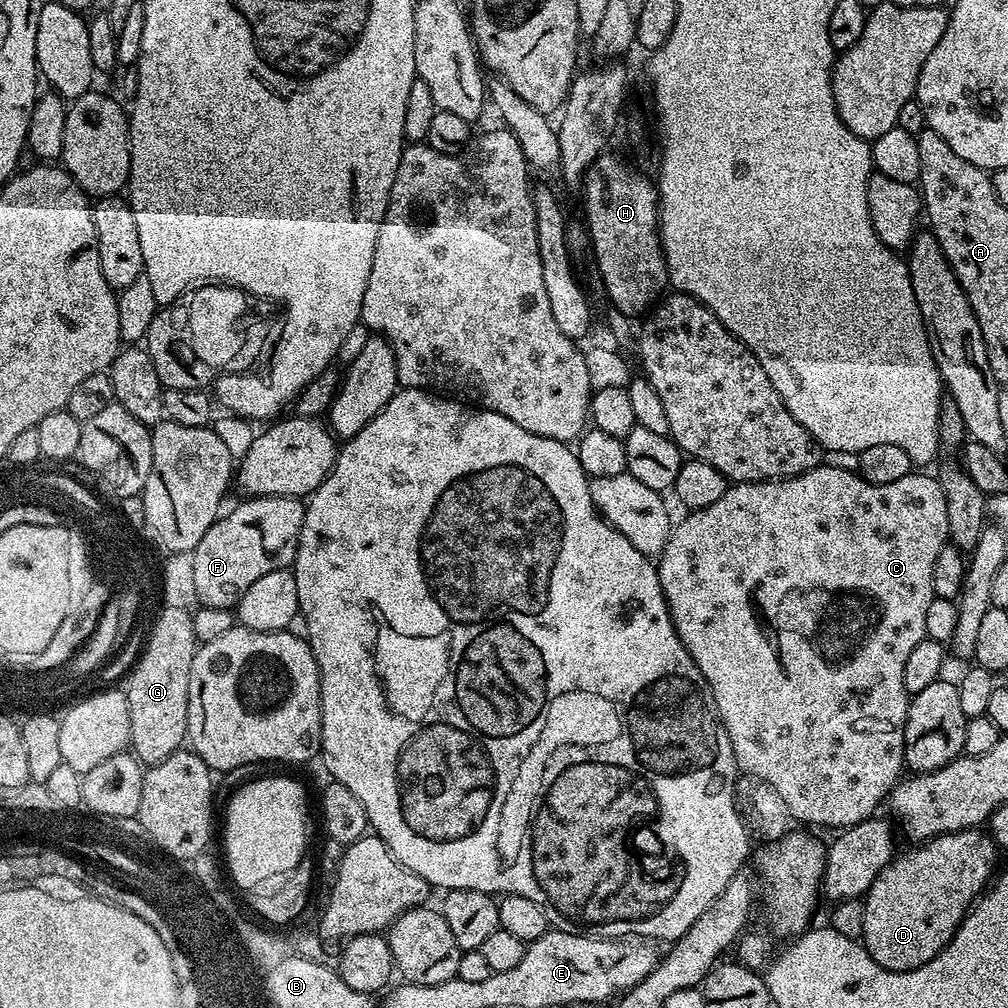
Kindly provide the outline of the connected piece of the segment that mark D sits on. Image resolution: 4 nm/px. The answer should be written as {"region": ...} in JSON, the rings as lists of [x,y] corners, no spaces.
{"region":[[[979,827],[935,836],[933,840],[917,843],[909,852],[903,852],[880,871],[878,878],[874,878],[862,900],[865,906],[862,943],[874,962],[891,972],[909,972],[940,953],[954,938],[956,928],[970,911],[970,905],[989,887],[998,868],[997,846],[987,831]]]}

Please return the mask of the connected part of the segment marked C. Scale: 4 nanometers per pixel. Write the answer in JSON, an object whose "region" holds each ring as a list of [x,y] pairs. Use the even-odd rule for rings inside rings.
{"region":[[[817,466],[784,480],[733,483],[725,487],[722,498],[718,498],[714,506],[689,511],[688,517],[673,527],[666,546],[658,557],[656,573],[662,586],[662,594],[668,603],[672,625],[682,646],[686,646],[692,661],[698,666],[698,670],[702,670],[702,678],[706,678],[714,694],[724,734],[730,738],[730,746],[734,750],[737,769],[745,777],[768,783],[787,806],[789,817],[793,821],[806,823],[803,824],[806,826],[814,824],[843,830],[868,820],[877,813],[876,808],[882,800],[885,801],[891,795],[905,771],[904,727],[910,697],[906,685],[902,683],[904,667],[910,650],[914,650],[918,642],[926,639],[926,609],[930,607],[934,595],[932,565],[940,551],[949,543],[946,494],[942,494],[942,486],[935,475],[923,476],[920,472],[923,471],[913,470],[906,478],[898,478],[898,482],[871,484],[856,472]],[[748,598],[760,598],[760,622],[752,616]],[[760,624],[768,634],[770,648],[760,636]],[[779,661],[794,686],[794,702],[790,708],[794,716],[788,714],[784,722],[782,714],[778,714],[776,718],[776,712],[780,712],[776,710],[776,663]]]}

